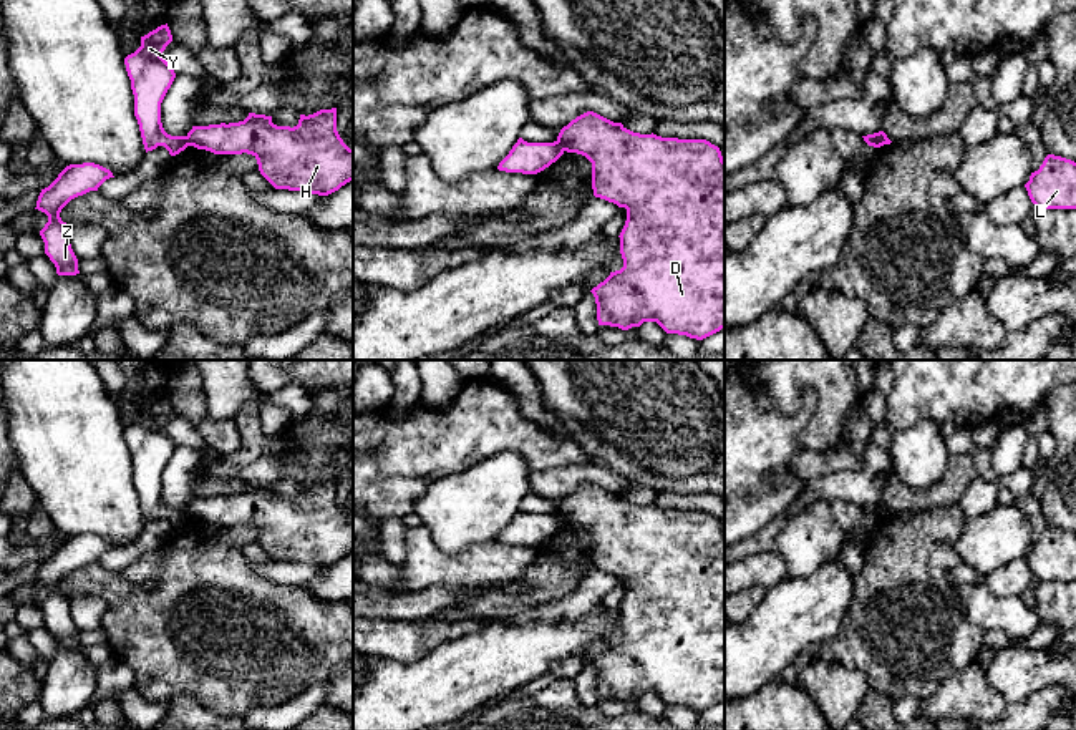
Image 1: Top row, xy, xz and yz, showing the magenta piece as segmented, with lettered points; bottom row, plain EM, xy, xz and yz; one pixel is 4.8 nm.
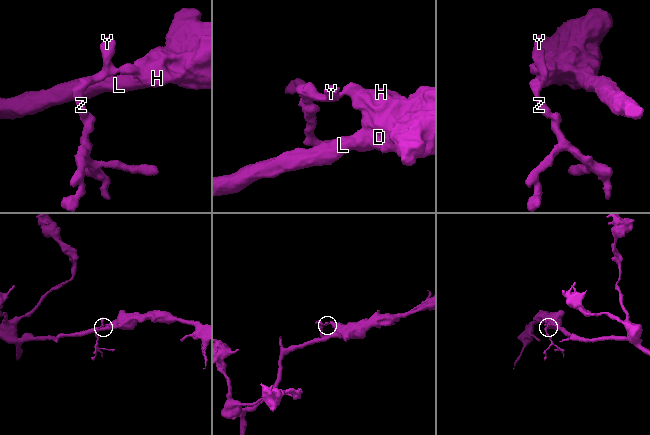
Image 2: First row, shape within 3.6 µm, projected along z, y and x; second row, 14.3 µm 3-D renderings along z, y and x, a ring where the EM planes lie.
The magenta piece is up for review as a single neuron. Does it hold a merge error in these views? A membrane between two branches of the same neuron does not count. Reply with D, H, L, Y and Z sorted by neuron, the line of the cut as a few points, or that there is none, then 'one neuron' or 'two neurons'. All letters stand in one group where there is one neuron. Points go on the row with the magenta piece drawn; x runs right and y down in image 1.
groups D H L / Y Z; cut xy (186, 136), (189, 145); two neurons

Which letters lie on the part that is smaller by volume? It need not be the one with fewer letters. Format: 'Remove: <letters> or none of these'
Remove: Y, Z

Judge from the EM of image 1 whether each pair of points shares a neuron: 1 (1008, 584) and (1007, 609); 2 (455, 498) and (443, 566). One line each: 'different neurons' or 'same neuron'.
1: different neurons
2: different neurons

